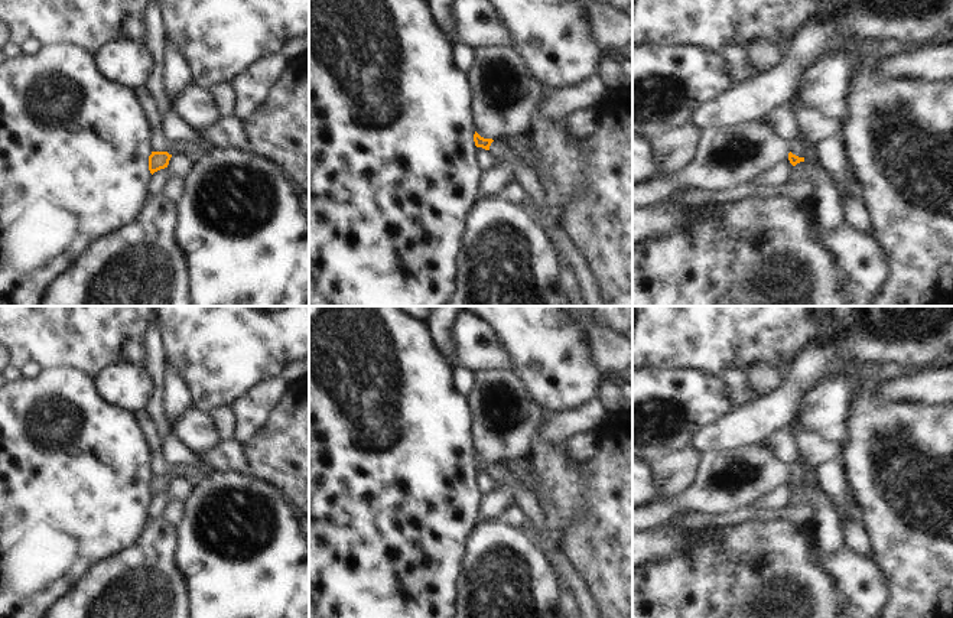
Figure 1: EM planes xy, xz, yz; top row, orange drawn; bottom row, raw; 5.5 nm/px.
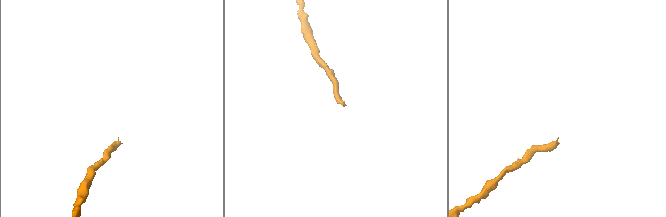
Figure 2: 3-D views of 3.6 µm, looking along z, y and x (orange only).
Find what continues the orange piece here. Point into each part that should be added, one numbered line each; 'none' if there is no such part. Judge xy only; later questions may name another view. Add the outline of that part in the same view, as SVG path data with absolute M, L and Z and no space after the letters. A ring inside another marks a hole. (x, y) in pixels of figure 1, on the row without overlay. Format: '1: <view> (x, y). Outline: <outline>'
1: xy (227, 455). Outline: M234 438L219 440L212 449L196 456L201 468L195 469L188 465L176 465L167 468L169 478L185 478L193 481L199 476L201 471L209 468L212 472L238 472L251 475L247 458L243 452L243 445Z

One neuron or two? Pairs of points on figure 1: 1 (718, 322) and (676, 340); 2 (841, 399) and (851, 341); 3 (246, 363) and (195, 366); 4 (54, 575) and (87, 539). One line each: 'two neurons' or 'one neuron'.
1: one neuron
2: one neuron
3: one neuron
4: one neuron

